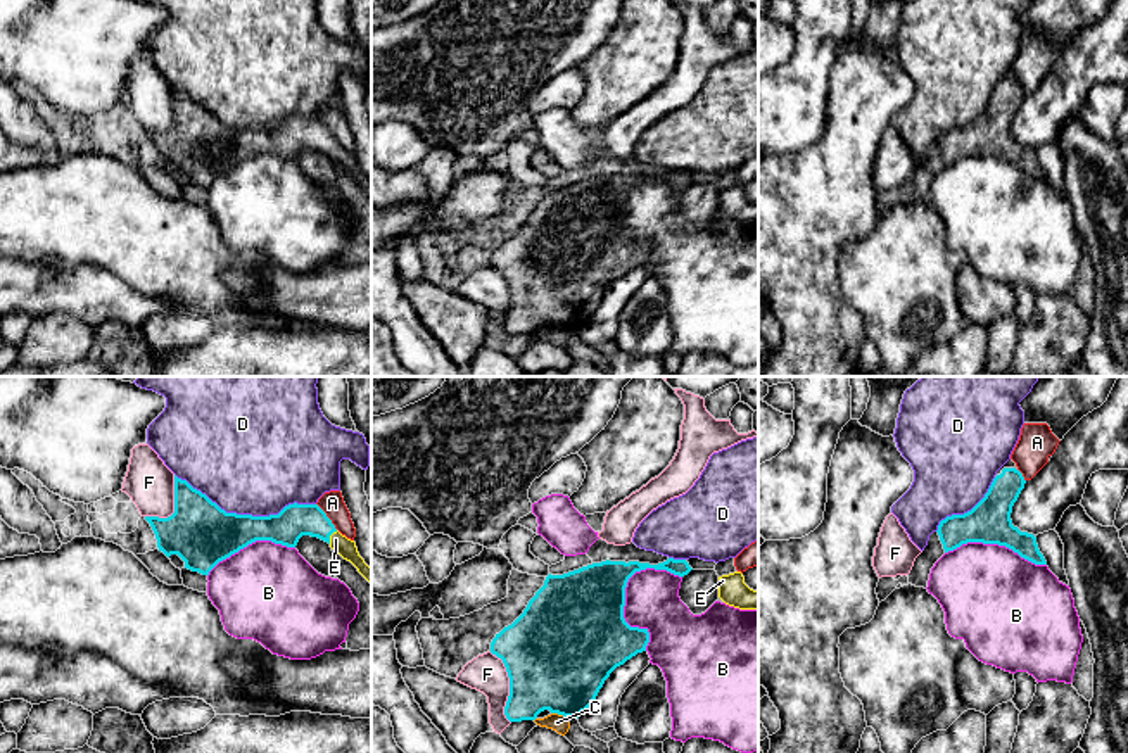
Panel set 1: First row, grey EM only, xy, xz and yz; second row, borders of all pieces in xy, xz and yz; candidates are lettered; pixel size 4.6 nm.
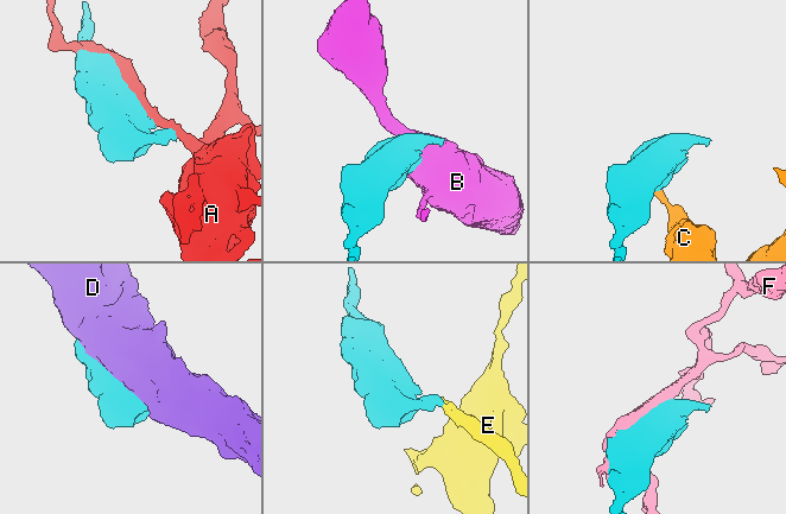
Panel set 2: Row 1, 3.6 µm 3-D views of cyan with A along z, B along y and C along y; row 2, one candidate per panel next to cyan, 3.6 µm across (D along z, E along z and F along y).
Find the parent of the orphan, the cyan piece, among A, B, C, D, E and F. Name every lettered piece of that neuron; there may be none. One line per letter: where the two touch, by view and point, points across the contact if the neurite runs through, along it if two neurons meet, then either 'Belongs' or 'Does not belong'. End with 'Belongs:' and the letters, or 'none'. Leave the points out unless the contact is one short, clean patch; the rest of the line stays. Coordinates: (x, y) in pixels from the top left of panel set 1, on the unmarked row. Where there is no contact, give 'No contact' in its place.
A: Touches cyan at xy (327, 130). Does not belong
B: Touches cyan at xz (624, 215). Does not belong
C: Touches cyan at xz (560, 327). Does not belong
D: Touches cyan at xy (246, 128). Does not belong
E: Touches cyan at xy (330, 147). Path across: xy (292, 135), (315, 135), (330, 147), (346, 161). Belongs
F: Touches cyan at xz (510, 299). Does not belong
Belongs: E

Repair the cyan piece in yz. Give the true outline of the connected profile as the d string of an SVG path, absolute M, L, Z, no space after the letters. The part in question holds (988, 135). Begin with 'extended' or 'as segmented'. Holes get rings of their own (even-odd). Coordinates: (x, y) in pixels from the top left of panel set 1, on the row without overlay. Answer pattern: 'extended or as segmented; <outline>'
as segmented; M1004 81L993 92L985 111L971 124L941 133L936 145L945 166L967 155L998 157L1035 178L1047 178L1038 162L1036 150L1021 145L1011 133L1012 119L1024 97L1026 93L1019 83Z

